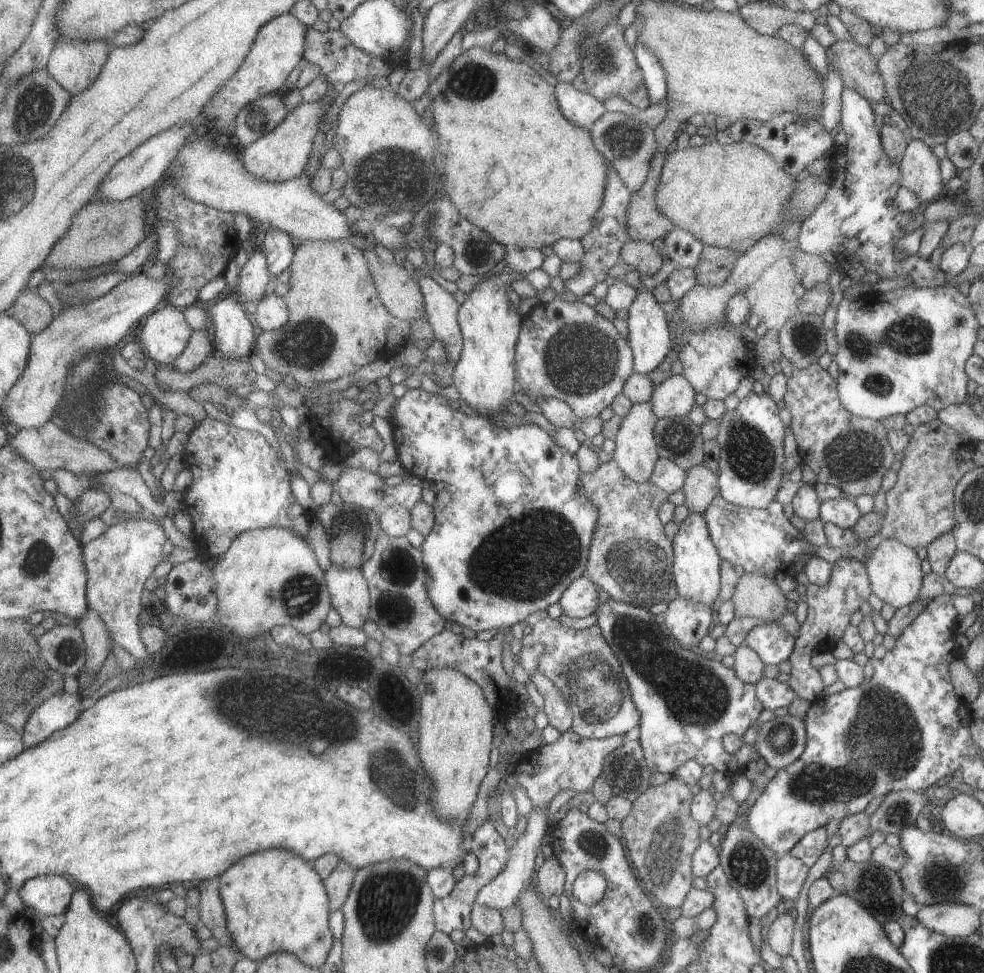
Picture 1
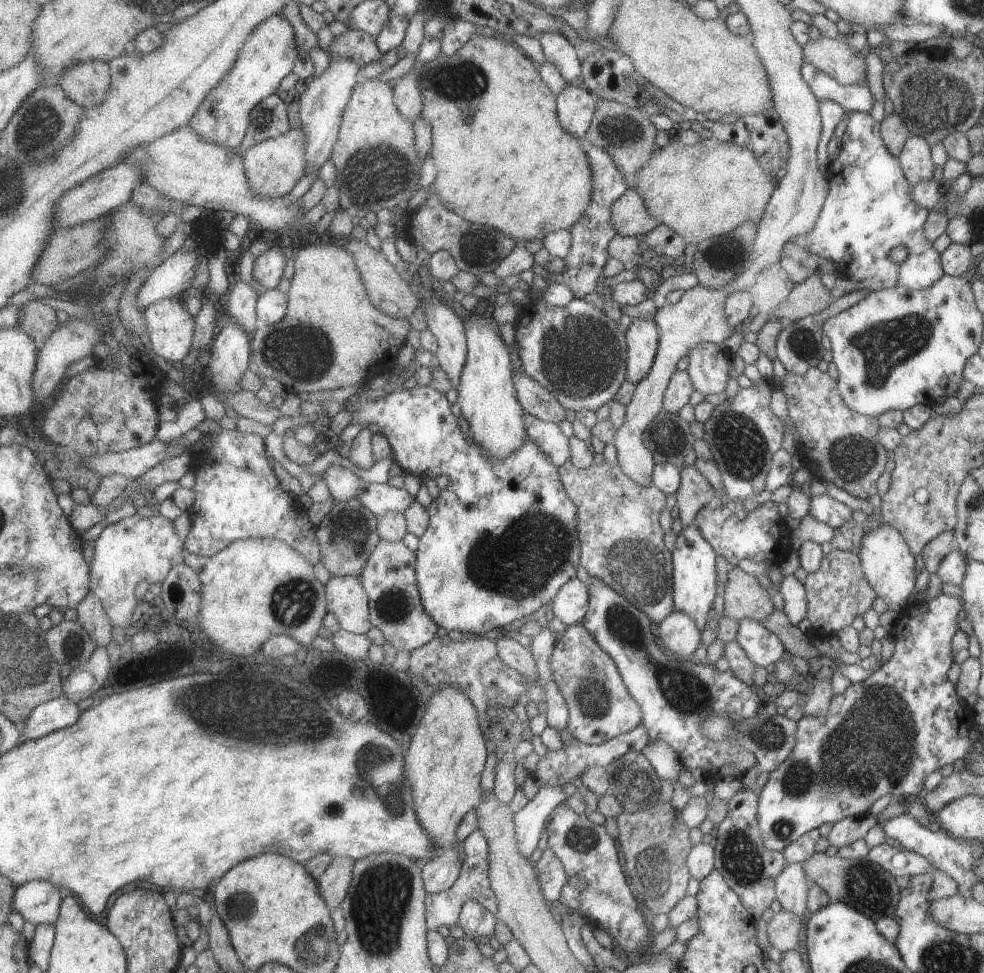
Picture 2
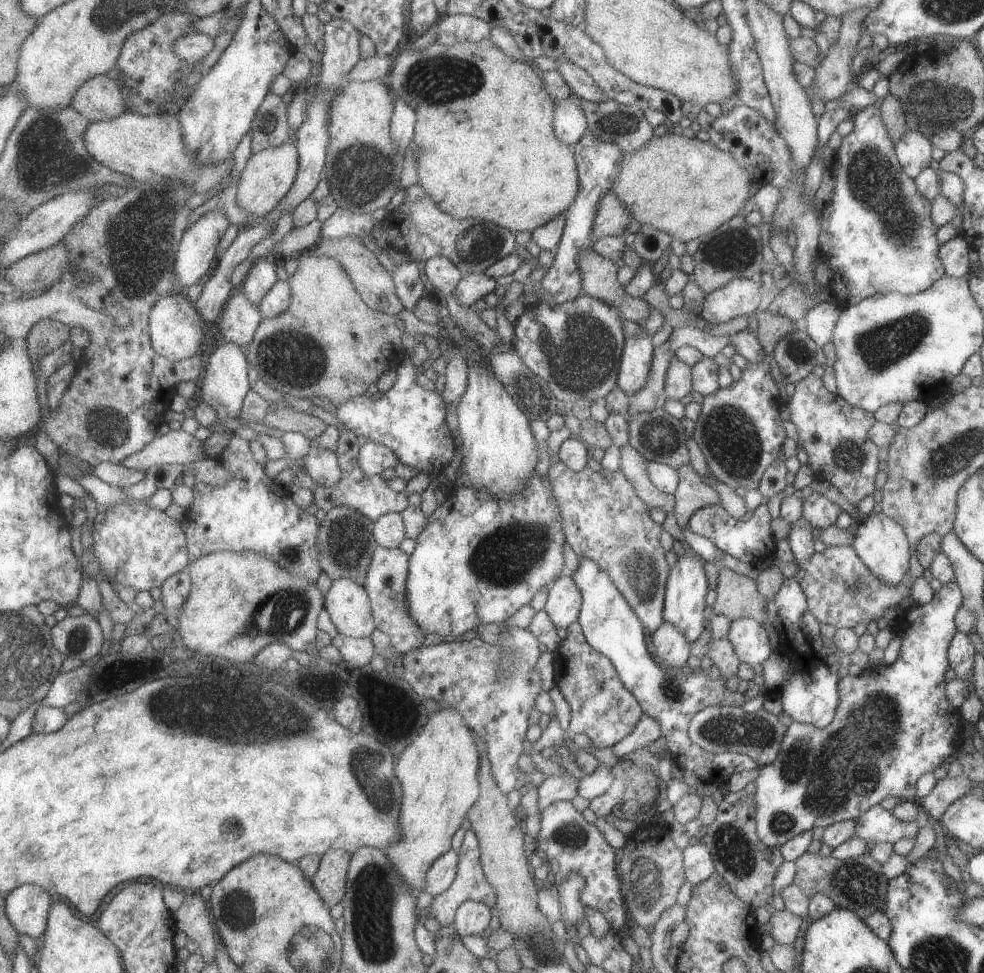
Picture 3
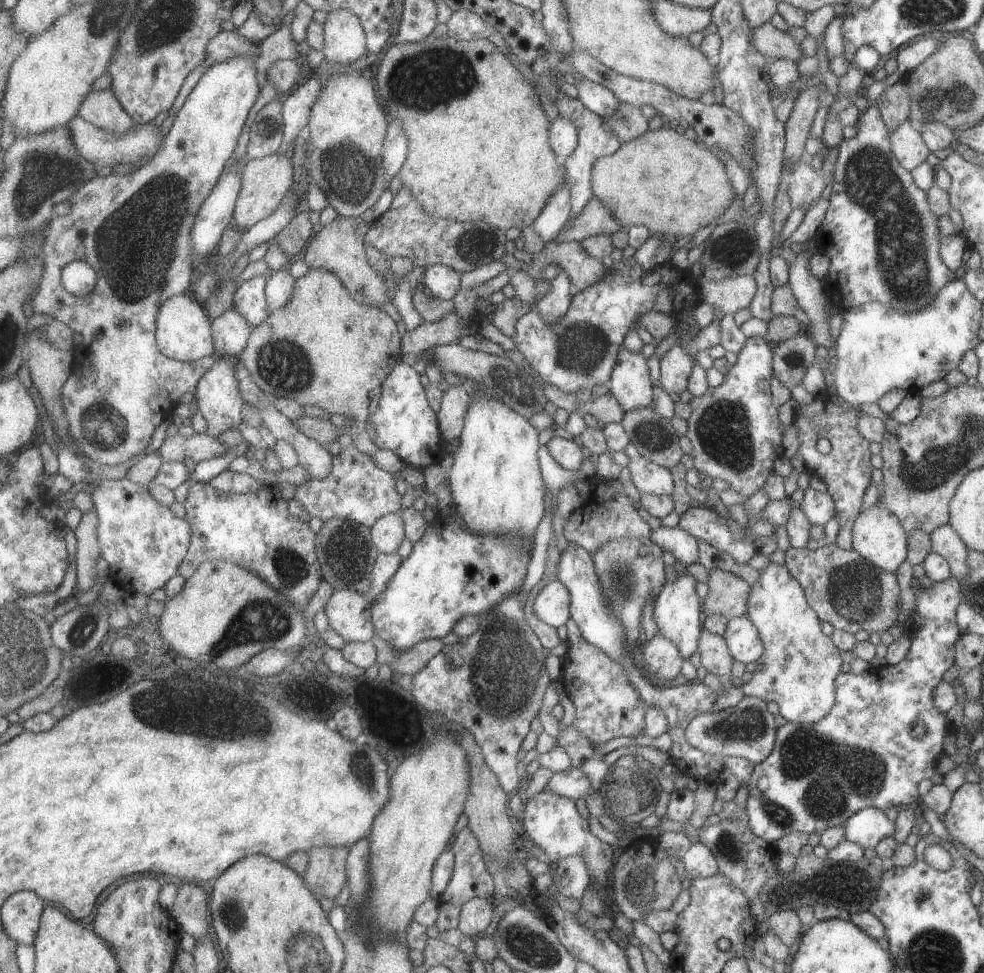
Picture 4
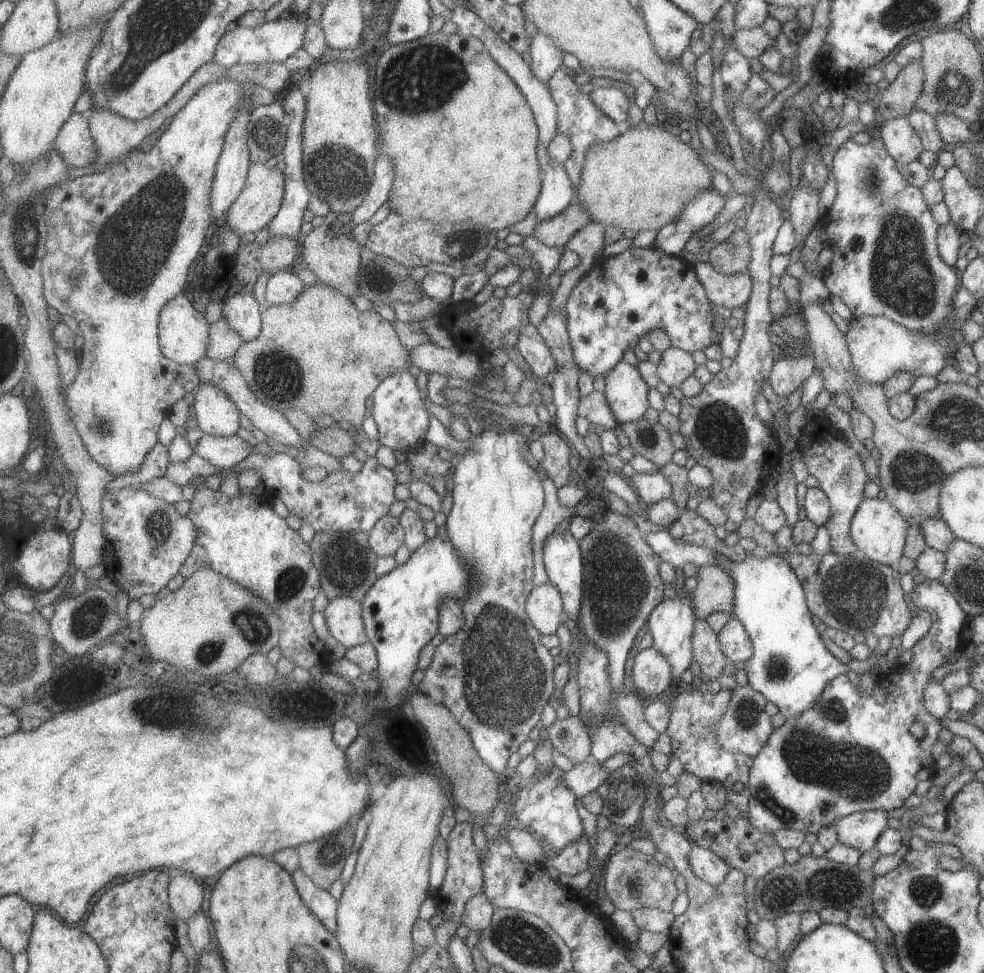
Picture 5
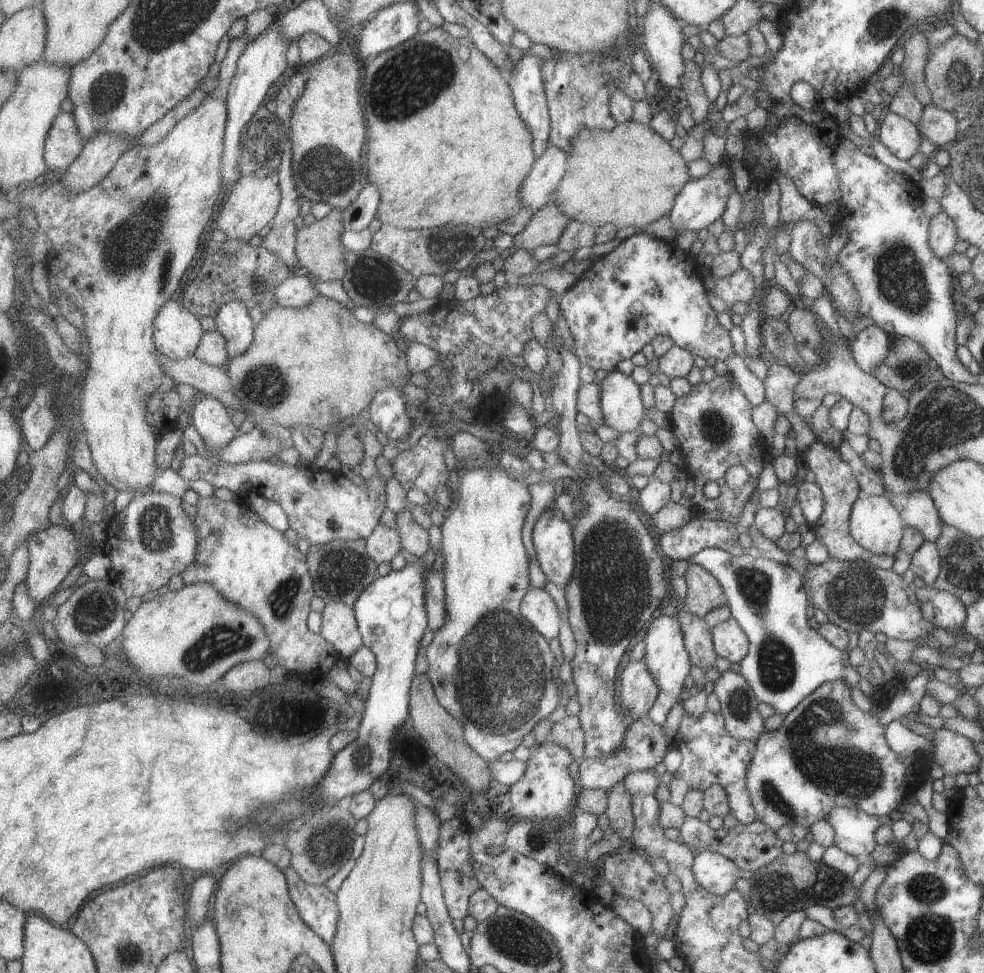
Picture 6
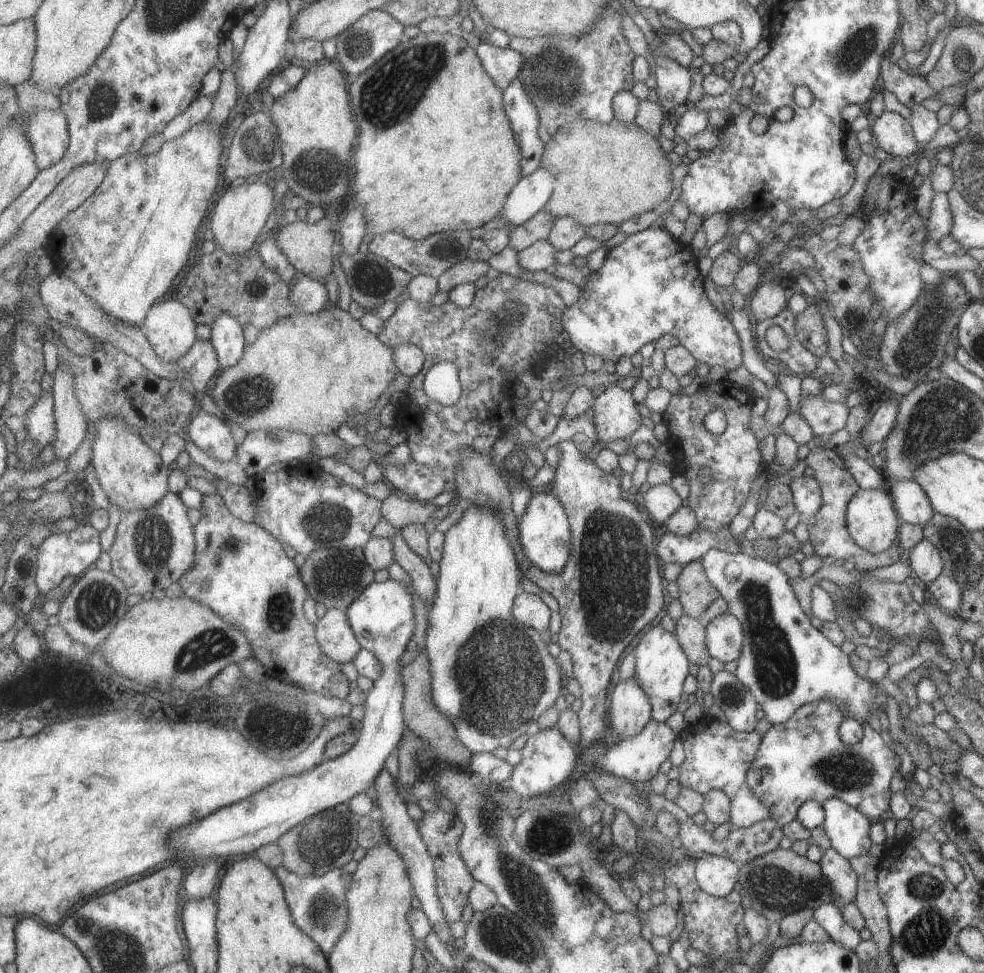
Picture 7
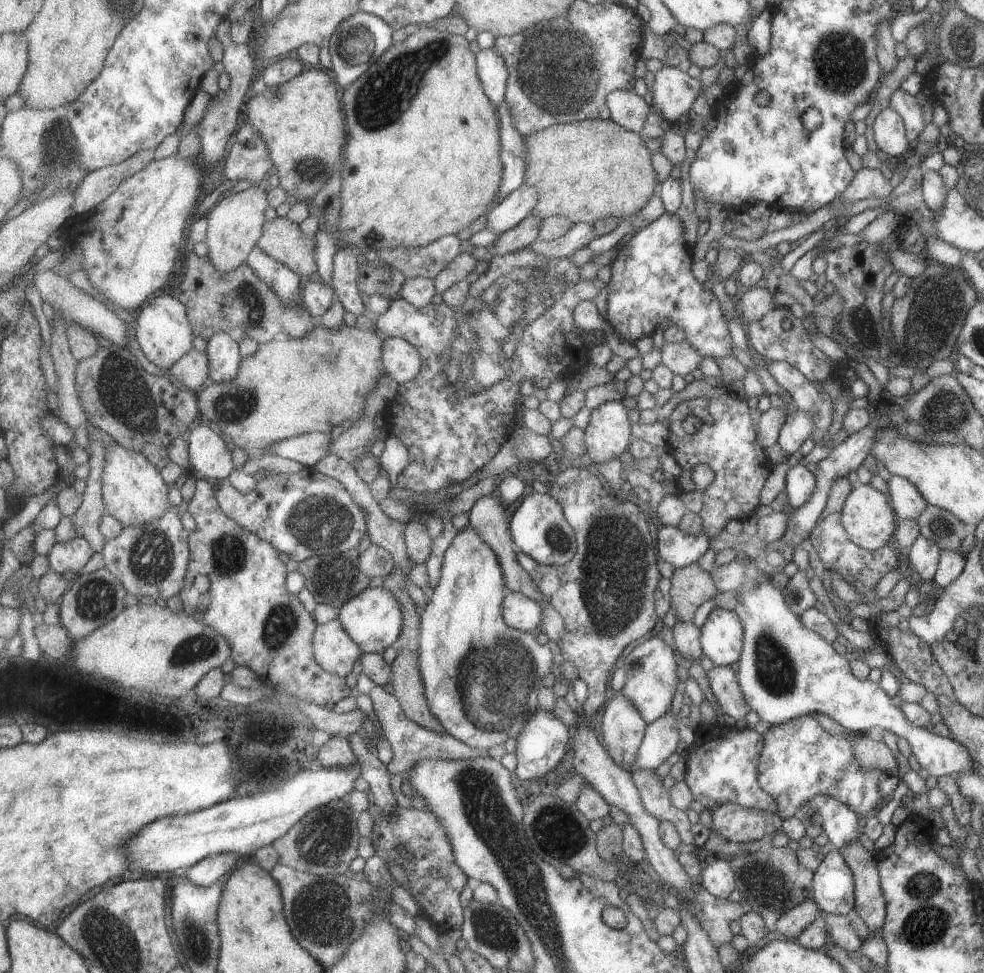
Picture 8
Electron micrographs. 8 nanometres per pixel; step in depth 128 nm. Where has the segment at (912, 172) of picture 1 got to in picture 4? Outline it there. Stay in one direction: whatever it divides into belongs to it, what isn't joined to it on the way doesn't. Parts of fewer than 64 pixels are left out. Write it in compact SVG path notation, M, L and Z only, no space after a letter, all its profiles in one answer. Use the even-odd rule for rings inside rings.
M909 119L900 122L889 134L891 154L910 172L929 154L922 136Z

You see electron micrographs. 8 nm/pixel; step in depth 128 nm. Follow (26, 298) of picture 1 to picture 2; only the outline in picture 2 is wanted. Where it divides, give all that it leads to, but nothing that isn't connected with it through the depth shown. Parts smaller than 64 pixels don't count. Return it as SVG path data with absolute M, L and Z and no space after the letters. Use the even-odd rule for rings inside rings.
M27 301L22 306L22 330L31 335L39 345L46 343L49 337L59 330L59 318L56 310L43 302Z

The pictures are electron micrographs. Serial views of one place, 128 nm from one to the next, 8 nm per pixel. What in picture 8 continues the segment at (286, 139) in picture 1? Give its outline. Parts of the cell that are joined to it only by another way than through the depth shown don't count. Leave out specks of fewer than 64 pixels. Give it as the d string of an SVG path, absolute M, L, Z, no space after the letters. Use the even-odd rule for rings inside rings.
M254 184L230 192L209 210L205 243L208 248L207 256L213 265L226 273L246 263L251 251L258 246L259 239L263 236L264 226L268 221L265 216L267 208L269 208L267 192L258 184Z

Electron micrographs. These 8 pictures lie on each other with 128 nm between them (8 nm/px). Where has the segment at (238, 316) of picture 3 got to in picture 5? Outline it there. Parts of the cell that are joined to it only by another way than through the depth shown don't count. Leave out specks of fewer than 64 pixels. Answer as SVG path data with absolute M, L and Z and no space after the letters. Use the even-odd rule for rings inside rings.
M225 318L211 324L211 336L206 356L218 361L233 360L244 343L241 335Z

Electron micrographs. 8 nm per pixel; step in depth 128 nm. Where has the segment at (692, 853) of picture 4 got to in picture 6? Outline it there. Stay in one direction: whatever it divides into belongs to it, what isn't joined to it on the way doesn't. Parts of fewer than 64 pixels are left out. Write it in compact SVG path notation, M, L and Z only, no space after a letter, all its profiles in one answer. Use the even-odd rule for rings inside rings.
M709 851L695 852L692 860L692 875L699 886L702 886L709 894L723 896L734 888L737 878L749 879L750 872L742 871L734 862L720 854Z

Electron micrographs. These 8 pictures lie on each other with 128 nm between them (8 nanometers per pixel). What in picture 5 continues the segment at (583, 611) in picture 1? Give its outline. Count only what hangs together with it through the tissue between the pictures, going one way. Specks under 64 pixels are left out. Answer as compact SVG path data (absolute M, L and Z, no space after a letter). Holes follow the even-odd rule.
M553 582L535 586L529 595L526 609L542 635L557 635L559 626L567 616L561 591Z

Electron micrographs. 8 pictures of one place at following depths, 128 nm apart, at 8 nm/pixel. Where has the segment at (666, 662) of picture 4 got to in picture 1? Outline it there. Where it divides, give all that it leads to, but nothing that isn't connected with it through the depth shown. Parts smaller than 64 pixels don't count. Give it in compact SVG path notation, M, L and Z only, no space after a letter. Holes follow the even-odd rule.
M677 596L662 614L662 628L682 647L696 649L701 638L710 630L711 614L715 608L715 605L700 605Z

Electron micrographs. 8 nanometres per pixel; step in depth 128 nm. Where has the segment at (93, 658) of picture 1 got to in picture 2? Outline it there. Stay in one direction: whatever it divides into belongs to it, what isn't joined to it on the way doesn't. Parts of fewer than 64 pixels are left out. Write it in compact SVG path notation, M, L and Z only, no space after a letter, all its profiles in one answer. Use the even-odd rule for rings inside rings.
M93 592L76 606L77 620L86 631L98 642L98 646L107 646L113 638L113 624L103 601Z

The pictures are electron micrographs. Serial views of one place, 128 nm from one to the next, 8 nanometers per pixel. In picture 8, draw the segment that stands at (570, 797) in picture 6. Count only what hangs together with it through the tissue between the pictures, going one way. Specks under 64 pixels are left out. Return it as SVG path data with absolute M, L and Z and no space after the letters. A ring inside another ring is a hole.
M537 708L529 716L521 734L517 736L515 754L517 755L518 763L514 771L517 782L533 779L535 781L537 778L545 776L547 772L551 772L563 760L567 750L571 748L573 737L573 730L561 718L557 717L553 711L548 712L543 710L543 708Z

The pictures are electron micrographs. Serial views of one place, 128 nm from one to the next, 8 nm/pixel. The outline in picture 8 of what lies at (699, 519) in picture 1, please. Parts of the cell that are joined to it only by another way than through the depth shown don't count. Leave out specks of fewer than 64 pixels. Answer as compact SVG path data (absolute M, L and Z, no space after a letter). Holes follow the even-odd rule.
M657 635L635 646L625 658L622 667L626 671L624 685L618 693L623 695L639 711L646 723L653 722L665 711L669 711L671 699L677 685L675 669L677 654L673 647L663 643Z

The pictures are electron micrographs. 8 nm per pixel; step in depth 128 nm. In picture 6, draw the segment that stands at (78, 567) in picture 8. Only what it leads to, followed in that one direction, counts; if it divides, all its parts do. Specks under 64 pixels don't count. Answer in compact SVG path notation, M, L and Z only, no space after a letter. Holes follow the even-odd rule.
M51 525L47 530L38 532L31 536L27 542L30 554L30 564L27 570L26 582L28 584L29 596L33 601L39 602L43 598L53 595L57 586L67 578L67 574L87 560L87 554L80 554L81 550L92 548L93 540L83 539L80 531L69 530L68 527Z

